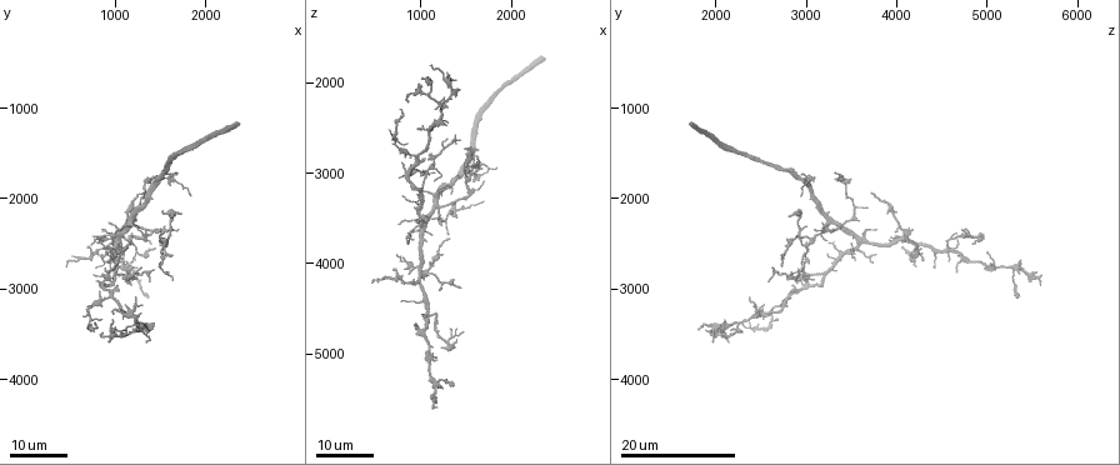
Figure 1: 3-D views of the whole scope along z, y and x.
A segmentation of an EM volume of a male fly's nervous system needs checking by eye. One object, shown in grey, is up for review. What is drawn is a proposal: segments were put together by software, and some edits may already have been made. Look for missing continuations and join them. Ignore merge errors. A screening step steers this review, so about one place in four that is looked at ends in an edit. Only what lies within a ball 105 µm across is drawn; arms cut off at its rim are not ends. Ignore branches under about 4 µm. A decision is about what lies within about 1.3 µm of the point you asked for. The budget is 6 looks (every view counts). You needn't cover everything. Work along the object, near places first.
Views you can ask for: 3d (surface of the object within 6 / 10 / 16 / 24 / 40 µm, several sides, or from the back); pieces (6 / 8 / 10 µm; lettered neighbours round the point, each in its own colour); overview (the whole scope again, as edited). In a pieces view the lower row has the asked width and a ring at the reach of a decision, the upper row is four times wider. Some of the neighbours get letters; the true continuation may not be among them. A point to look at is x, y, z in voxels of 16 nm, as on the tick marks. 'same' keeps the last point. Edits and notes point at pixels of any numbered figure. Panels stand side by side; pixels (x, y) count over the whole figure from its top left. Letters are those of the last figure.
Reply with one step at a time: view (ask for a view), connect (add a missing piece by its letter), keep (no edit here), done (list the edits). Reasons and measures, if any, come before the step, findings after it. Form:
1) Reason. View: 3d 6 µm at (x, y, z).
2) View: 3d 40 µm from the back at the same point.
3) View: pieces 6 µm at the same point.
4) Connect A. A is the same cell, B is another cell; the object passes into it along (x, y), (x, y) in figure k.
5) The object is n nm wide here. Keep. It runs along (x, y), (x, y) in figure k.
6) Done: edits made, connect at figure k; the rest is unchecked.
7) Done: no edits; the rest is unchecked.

An open end. View: 3d 16 µm at (750, 2450, 3550).

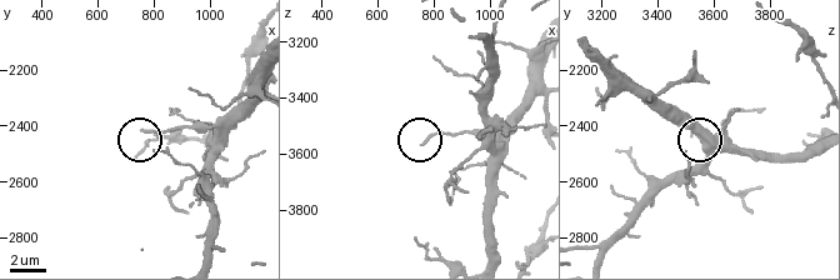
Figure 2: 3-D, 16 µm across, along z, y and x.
View: pieces 6 µm at (760, 2430, 3570).

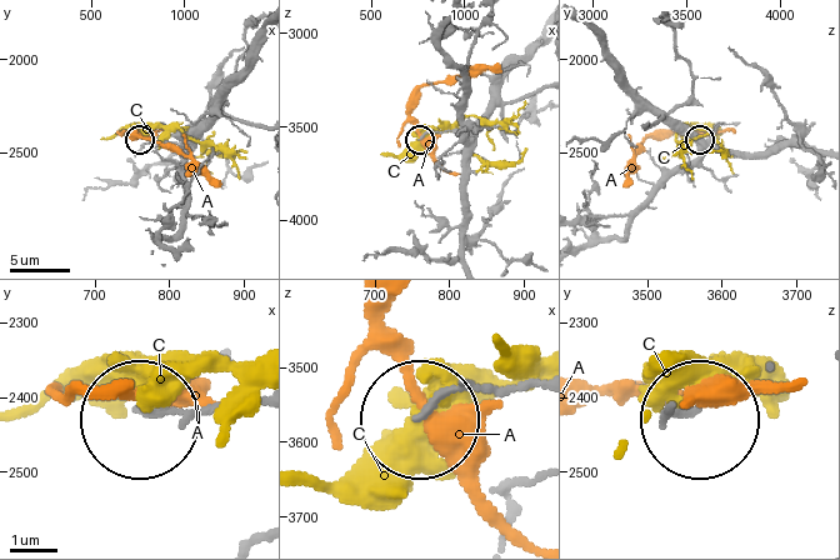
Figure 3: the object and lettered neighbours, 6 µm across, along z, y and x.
Keep. A and C are other cells; none of them fits.

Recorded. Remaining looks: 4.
Branch stops here. View: 3d 16 µm at (1250, 2650, 4250).

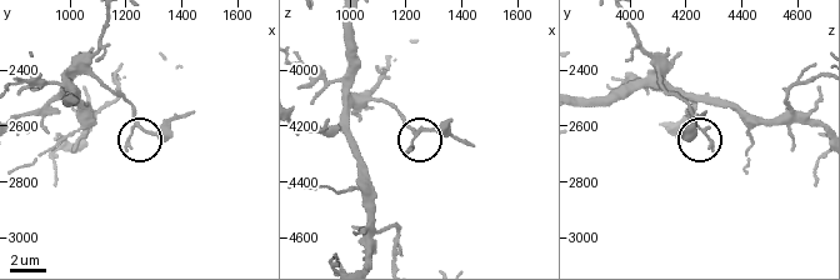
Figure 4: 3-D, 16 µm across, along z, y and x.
View: pieces 6 µm at (1210, 2670, 4280).

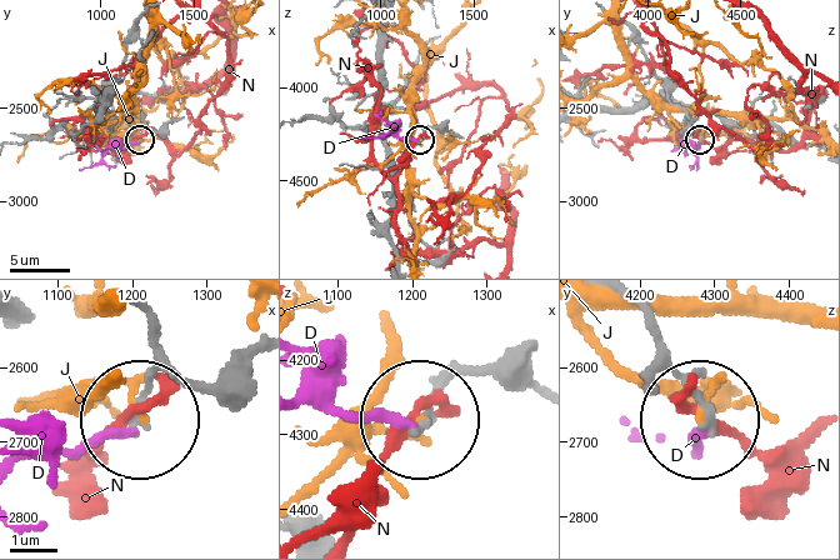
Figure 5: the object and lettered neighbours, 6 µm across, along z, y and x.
Keep. D, J and N are other cells; it runs along (141, 311), (158, 360), (145, 415) in figure 5; no lettered piece goes on from it.

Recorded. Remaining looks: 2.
Branch stops here. View: 3d 16 µm at (950, 2850, 4650).

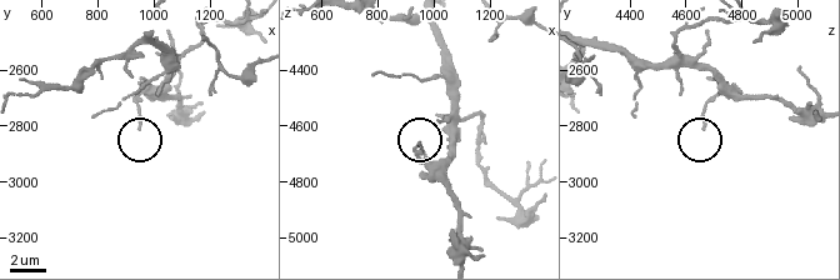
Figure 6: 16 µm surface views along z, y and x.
View: pieces 10 µm at (940, 2800, 4670).

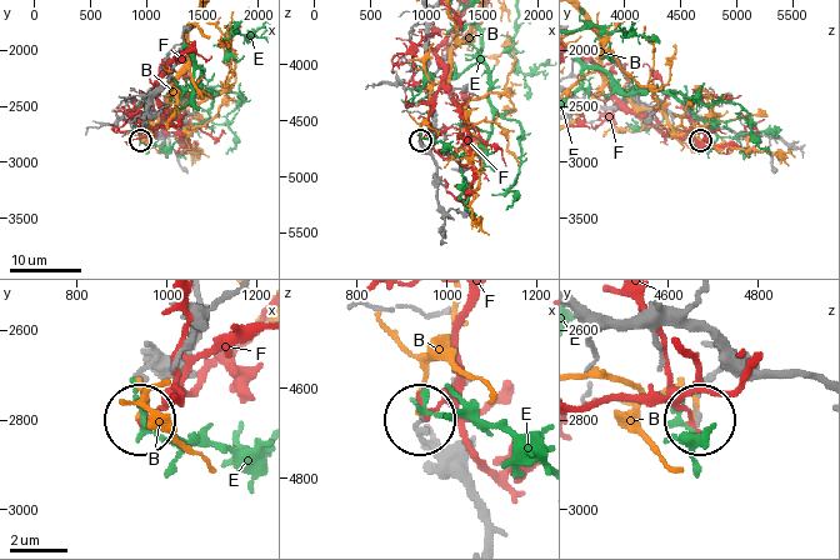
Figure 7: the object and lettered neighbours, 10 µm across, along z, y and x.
Keep. B, E and F are other cells; no lettered piece goes on from it.

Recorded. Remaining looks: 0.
Done: no edits; the rest is unchecked.

